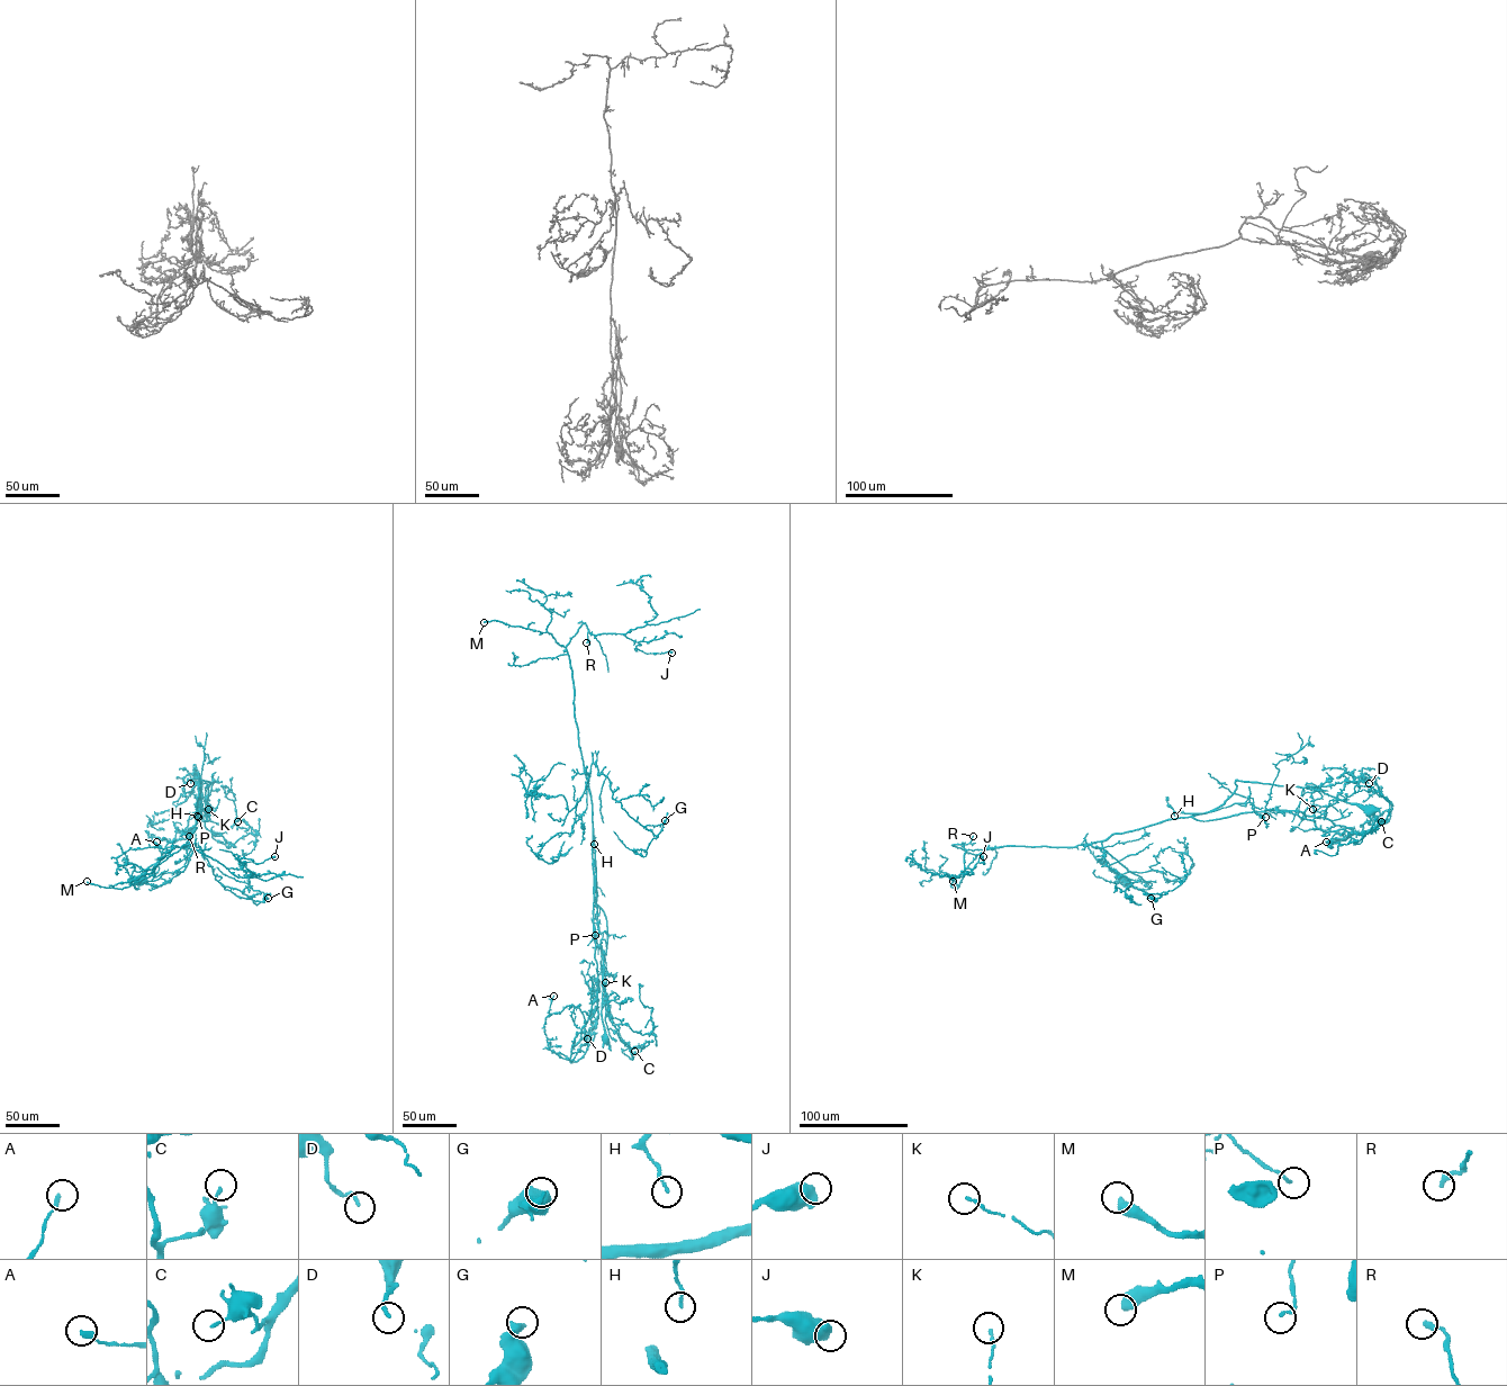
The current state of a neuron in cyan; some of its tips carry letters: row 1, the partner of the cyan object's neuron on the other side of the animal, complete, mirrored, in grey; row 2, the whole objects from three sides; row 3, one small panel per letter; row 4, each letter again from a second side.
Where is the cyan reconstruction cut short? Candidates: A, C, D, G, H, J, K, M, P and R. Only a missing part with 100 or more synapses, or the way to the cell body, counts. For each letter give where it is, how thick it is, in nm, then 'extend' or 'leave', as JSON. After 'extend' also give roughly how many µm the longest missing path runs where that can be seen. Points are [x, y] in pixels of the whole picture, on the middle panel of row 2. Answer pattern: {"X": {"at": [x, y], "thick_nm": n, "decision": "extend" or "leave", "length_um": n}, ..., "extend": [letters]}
{"A": {"at": [553, 996], "thick_nm": 240, "decision": "leave"}, "C": {"at": [634, 1051], "thick_nm": 120, "decision": "leave"}, "D": {"at": [587, 1038], "thick_nm": 130, "decision": "leave"}, "G": {"at": [665, 820], "thick_nm": 380, "decision": "leave"}, "H": {"at": [594, 844], "thick_nm": 140, "decision": "leave"}, "J": {"at": [671, 653], "thick_nm": 600, "decision": "leave"}, "K": {"at": [605, 982], "thick_nm": 130, "decision": "leave"}, "M": {"at": [484, 622], "thick_nm": 480, "decision": "leave"}, "P": {"at": [595, 935], "thick_nm": 130, "decision": "leave"}, "R": {"at": [586, 642], "thick_nm": 280, "decision": "leave"}, "extend": []}

